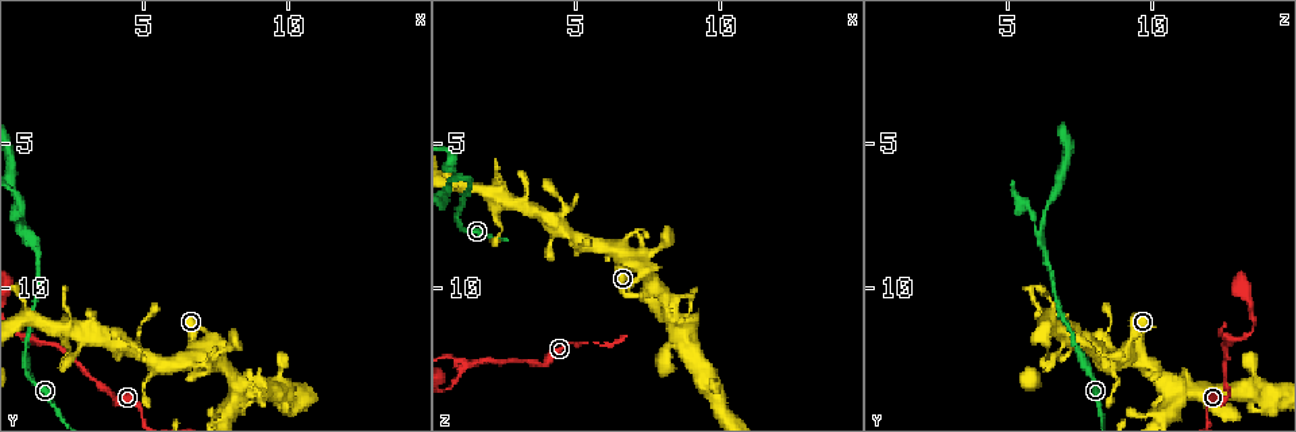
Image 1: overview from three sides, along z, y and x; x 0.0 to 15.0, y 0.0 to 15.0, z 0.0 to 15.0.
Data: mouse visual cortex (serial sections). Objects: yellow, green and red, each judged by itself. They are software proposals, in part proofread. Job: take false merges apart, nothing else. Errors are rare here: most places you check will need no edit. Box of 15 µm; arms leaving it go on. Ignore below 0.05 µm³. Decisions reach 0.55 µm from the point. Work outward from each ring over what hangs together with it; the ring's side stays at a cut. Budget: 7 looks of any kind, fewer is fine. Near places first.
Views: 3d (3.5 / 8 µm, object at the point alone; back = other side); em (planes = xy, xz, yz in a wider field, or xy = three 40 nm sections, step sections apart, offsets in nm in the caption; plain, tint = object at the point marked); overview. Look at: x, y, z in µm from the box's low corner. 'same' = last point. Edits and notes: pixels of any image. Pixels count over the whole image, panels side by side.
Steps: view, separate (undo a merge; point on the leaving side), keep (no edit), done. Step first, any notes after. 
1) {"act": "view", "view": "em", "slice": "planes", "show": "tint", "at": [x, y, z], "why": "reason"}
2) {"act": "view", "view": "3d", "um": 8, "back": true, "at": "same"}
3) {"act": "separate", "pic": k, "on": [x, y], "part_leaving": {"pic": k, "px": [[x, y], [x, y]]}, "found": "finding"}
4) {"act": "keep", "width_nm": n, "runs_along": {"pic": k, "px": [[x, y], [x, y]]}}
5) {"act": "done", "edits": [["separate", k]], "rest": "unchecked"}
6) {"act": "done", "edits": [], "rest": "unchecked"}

{"act": "view", "view": "3d", "um": 3.5, "at": [1.3, 11.9, 12.6], "why": "side arm on a straight run"}

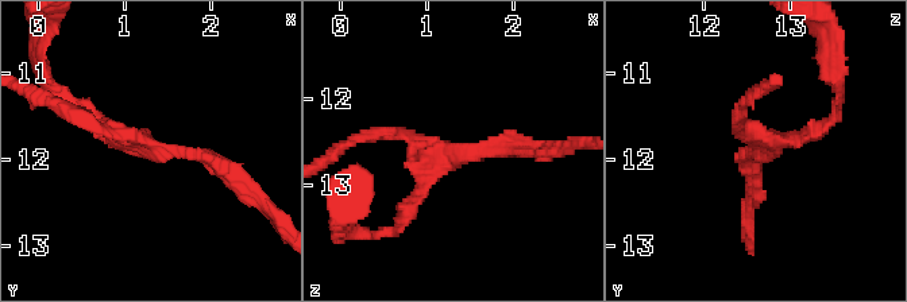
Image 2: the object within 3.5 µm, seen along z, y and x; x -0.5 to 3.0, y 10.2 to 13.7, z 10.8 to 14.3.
{"act": "view", "view": "em", "slice": "xy", "step": 5, "show": "tint", "at": [1.25, 11.85, 12.70], "arms": 3, "arm_widths_nm": [150, 150, 200], "why": "shape alone is not enough"}

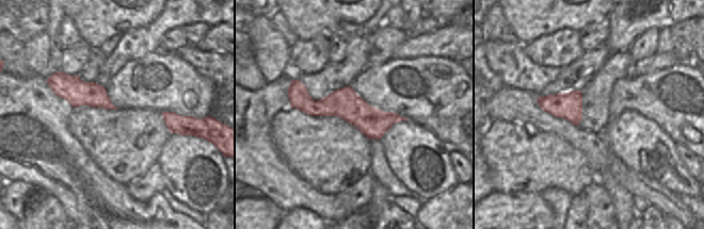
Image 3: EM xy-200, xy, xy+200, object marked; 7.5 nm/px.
{"act": "keep", "runs_along": {"pic": 2, "px": [[529, 148], [443, 162], [405, 221]]}, "found": "all the same cell"}

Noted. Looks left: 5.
{"act": "view", "view": "3d", "um": 3.5, "at": [4.5, 11.8, 7.0], "why": "narrows sharply"}

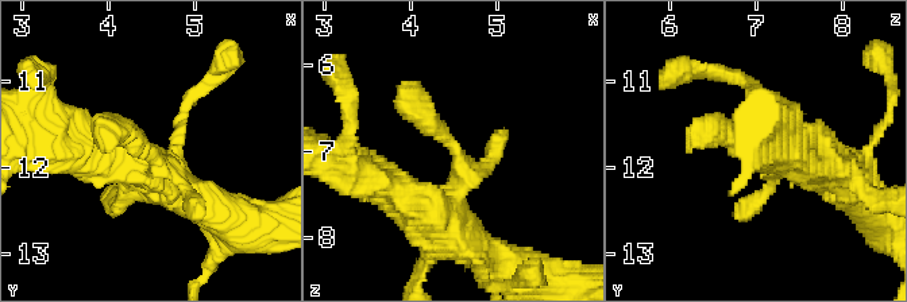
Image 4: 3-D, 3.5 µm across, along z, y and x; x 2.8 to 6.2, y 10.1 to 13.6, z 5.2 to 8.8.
{"act": "view", "view": "em", "slice": "xy", "step": 3, "show": "tint", "at": [4.50, 11.80, 6.95]}

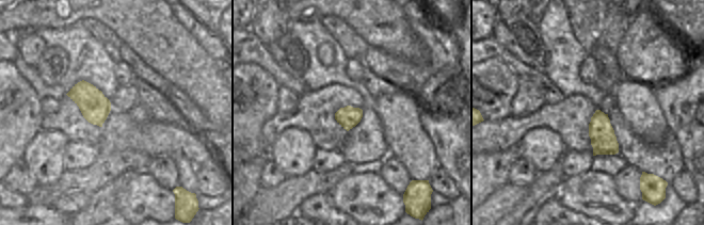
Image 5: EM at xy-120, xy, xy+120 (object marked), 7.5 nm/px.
{"act": "keep", "runs_along": {"pic": 4, "px": [[435, 217], [464, 170], [410, 84]]}, "found": "one cell here"}

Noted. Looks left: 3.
{"act": "view", "view": "3d", "um": 8, "at": [0.9, 8.0, 6.2], "why": "arms run side by side"}

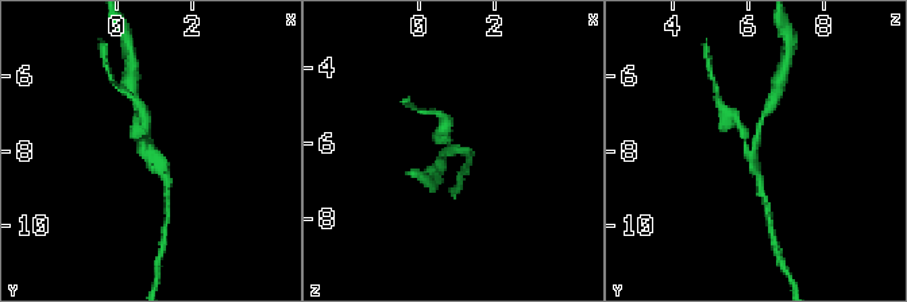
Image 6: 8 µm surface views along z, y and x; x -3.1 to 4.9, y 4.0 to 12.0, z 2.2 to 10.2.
{"act": "view", "view": "em", "slice": "planes", "show": "tint", "at": [1.0, 8.0, 6.1], "why": "need the tissue"}

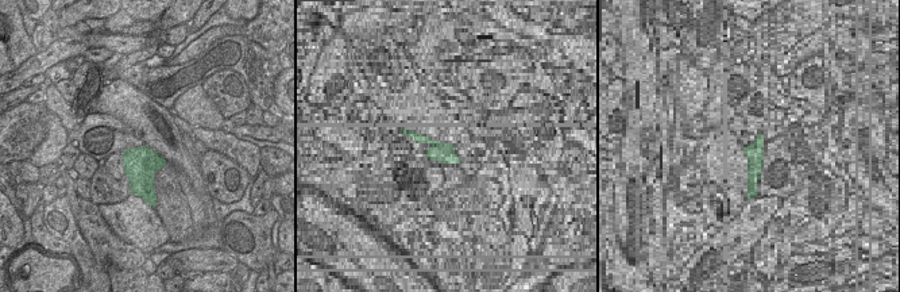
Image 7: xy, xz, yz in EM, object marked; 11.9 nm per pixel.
{"act": "separate", "pic": 6, "on": [442, 139], "width_nm": 400, "part_leaving": {"pic": 6, "px": [[752, 154], [737, 119], [725, 111]]}, "found": "a second cell is stuck on"}

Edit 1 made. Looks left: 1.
{"act": "done", "edits": [["separate", 6]], "rest": "unchecked"}

